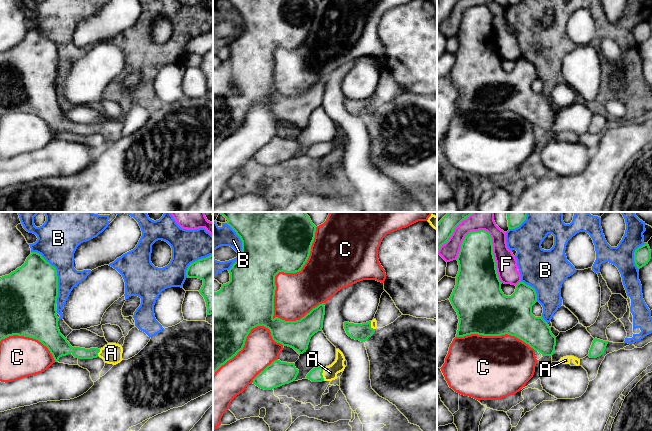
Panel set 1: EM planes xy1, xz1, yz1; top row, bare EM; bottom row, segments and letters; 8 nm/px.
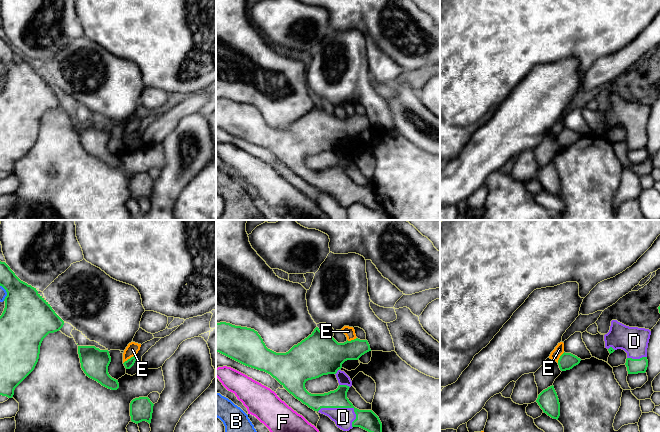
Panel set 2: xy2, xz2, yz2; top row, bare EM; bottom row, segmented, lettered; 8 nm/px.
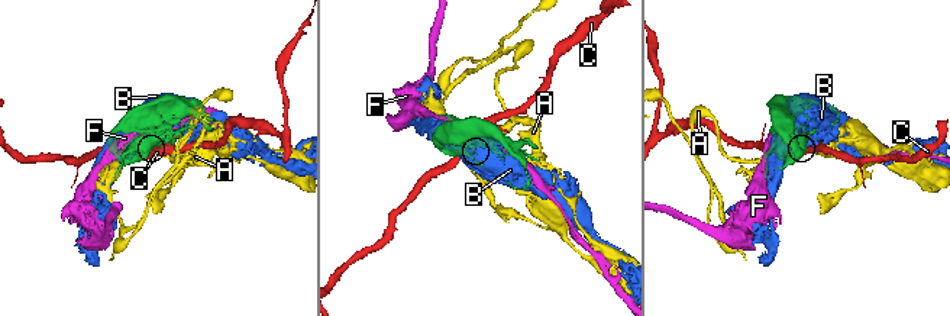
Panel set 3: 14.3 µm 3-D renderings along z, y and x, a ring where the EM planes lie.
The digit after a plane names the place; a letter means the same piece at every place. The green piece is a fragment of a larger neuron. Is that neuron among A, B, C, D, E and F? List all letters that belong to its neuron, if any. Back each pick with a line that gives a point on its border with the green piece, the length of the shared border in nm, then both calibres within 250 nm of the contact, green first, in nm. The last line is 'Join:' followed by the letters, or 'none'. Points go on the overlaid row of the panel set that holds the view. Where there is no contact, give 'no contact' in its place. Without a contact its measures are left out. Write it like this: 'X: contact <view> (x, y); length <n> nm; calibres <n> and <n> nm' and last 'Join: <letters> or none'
A: contact xz1 (321, 374); length 110 nm; calibres 110 and 120 nm
D: contact xz2 (340, 407); length 320 nm; calibres 160 and 160 nm
Join: A, D

